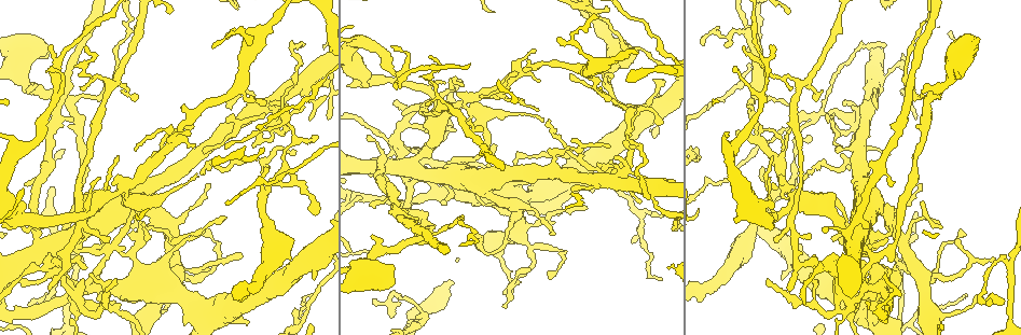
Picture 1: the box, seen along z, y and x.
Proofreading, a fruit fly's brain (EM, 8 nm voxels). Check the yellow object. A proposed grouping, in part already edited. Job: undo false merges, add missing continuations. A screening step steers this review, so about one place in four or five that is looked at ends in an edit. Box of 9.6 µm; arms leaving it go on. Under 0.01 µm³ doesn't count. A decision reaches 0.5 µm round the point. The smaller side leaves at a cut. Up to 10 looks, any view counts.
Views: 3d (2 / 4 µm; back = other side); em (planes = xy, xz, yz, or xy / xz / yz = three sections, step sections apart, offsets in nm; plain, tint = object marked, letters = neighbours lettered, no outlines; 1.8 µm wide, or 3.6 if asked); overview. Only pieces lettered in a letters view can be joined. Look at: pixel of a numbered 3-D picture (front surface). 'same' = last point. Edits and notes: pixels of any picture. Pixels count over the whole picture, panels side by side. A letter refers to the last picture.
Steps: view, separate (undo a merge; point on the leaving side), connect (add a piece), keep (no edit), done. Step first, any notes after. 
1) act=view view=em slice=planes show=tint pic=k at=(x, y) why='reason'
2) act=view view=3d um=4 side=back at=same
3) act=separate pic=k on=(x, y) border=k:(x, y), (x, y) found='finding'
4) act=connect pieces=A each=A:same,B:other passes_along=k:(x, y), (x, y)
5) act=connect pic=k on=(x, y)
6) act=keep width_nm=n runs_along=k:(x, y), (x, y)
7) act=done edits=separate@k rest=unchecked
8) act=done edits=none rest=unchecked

act=view view=em slice=planes show=letters pic=1 at=(556, 214) why='thick end'

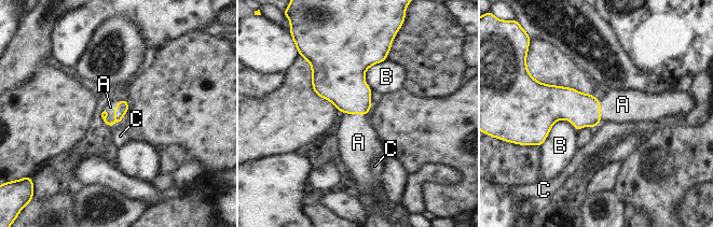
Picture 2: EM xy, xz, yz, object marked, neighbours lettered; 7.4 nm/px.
act=connect pieces=A each=A:same,B:other,C:other passes_along=2:(122, 105), (114, 112), (110, 107) found='it goes on there'

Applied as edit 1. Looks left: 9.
act=view view=3d um=2 pic=1 at=(939, 228) why='abrupt turn'

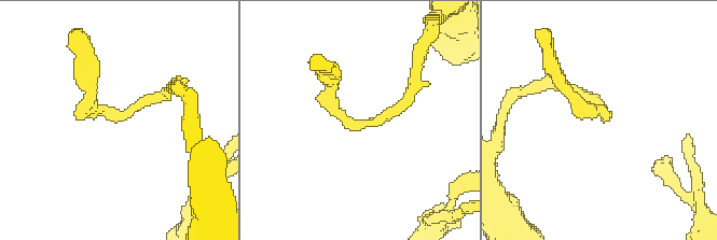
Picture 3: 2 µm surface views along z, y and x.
act=view view=em slice=yz step=8 show=letters pic=3 at=(358, 122)

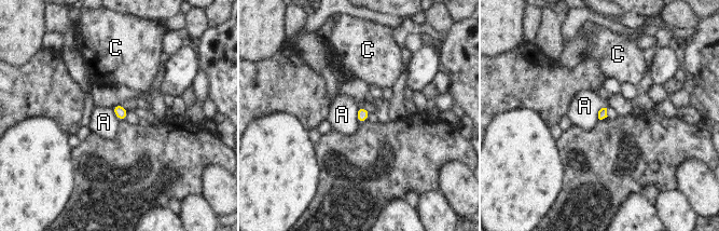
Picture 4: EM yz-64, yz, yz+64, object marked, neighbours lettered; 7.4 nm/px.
act=view view=em slice=xy step=4 show=letters at=same

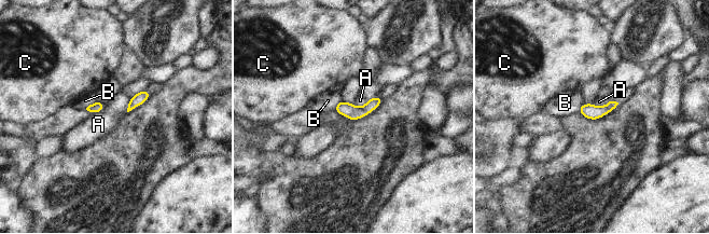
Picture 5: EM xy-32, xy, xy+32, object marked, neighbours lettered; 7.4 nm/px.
act=keep width_nm=80 each=A:other,B:other,C:other found='all the same neuron'

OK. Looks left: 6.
act=view view=em slice=xy step=16 show=tint pic=1 at=(50, 291) why='thin end'

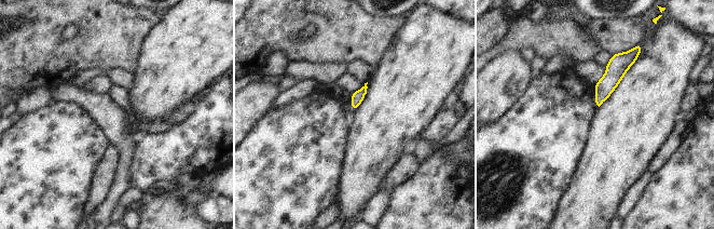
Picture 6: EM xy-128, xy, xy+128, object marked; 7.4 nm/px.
act=view view=em slice=xy step=16 show=letters at=same why='see the neighbours'

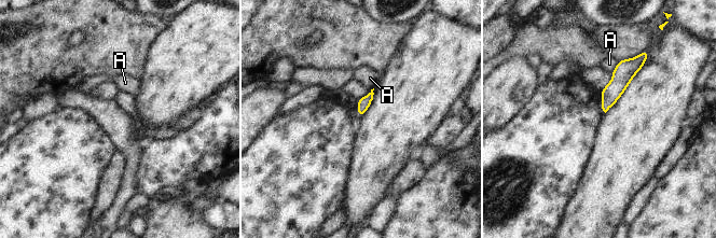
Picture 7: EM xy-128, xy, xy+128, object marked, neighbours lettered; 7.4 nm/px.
act=keep each=A:other border=7:(619, 60), (611, 73) found='none of them fits'

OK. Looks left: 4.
act=view view=em slice=xy step=8 show=tint pic=1 at=(813, 117) why='calibre changes'

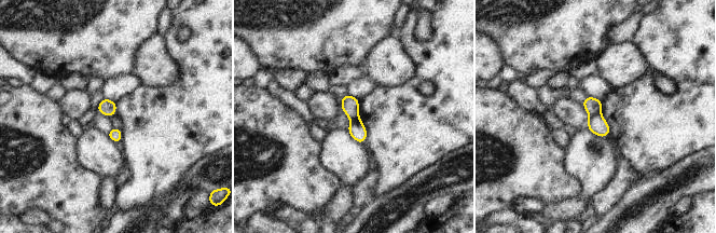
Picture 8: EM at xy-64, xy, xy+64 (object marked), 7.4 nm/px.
act=view view=em slice=planes show=letters at=same why='another direction'

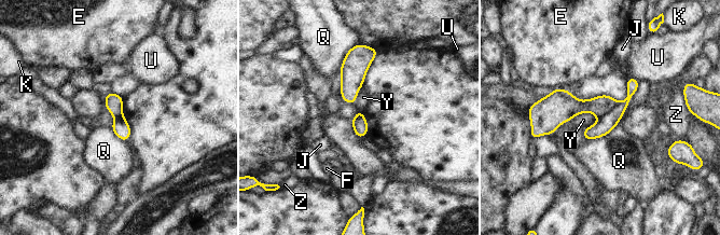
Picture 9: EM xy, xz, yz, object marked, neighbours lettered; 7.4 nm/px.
act=separate pic=9 on=(598, 106) width_nm=110 each=E:other,F:other,J:other,K:other,Q:other,U:other,Y:other,Z:other found='two neurons meet here'

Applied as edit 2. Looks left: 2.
act=done edits=connect@2,separate@9 rest=unchecked

